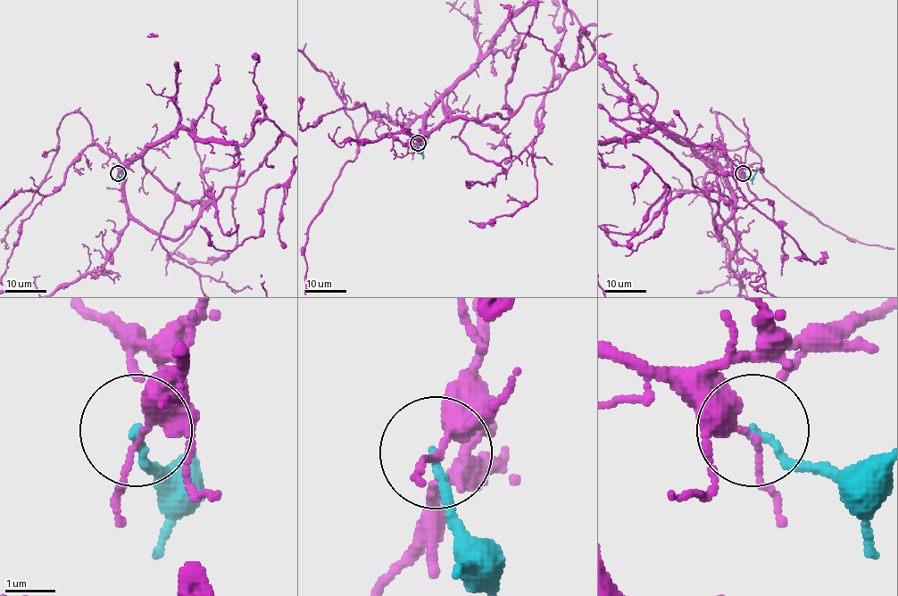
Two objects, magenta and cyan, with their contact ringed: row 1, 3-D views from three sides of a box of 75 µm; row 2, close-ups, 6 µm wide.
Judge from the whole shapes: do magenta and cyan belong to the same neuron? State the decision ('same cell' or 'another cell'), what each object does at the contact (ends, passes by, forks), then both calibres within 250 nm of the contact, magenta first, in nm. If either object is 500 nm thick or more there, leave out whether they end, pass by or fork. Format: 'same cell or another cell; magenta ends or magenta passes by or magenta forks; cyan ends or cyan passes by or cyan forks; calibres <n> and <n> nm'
another cell; magenta passes by; cyan ends; calibres 190 and 150 nm

